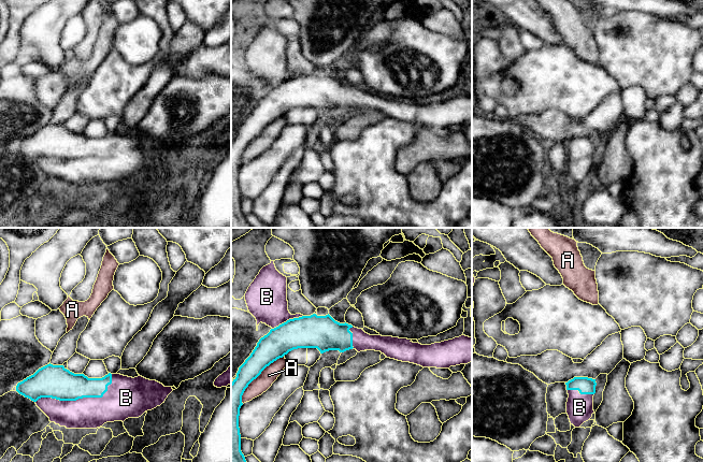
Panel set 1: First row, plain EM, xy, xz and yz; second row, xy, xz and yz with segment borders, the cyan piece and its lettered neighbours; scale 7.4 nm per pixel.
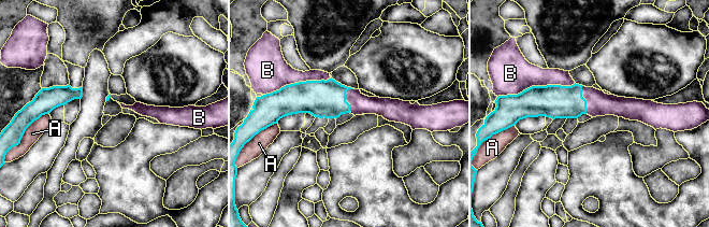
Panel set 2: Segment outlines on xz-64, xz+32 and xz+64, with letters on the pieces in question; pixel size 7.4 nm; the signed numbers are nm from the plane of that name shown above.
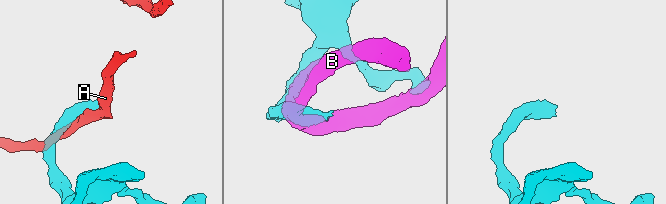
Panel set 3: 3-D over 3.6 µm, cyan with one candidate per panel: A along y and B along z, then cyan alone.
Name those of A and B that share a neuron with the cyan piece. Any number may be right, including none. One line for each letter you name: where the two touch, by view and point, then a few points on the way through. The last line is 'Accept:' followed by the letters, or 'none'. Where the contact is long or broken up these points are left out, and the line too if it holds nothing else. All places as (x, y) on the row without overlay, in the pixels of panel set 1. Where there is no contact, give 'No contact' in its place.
B: Touches cyan at xy (80, 157)
Accept: B

